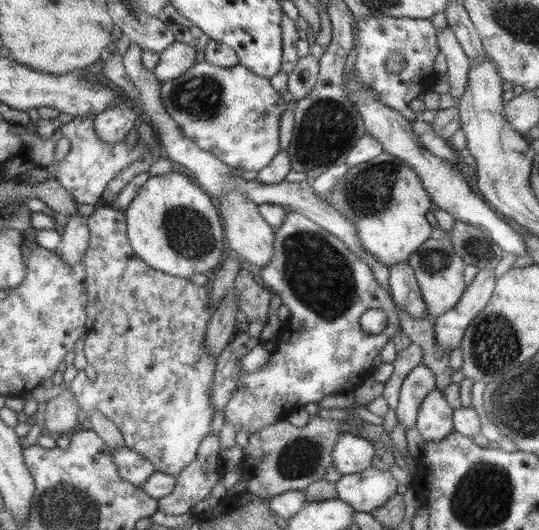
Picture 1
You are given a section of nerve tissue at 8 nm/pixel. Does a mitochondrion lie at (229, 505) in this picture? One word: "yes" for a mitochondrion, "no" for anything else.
no

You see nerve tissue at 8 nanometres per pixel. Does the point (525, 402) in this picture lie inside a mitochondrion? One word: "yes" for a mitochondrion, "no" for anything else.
yes

